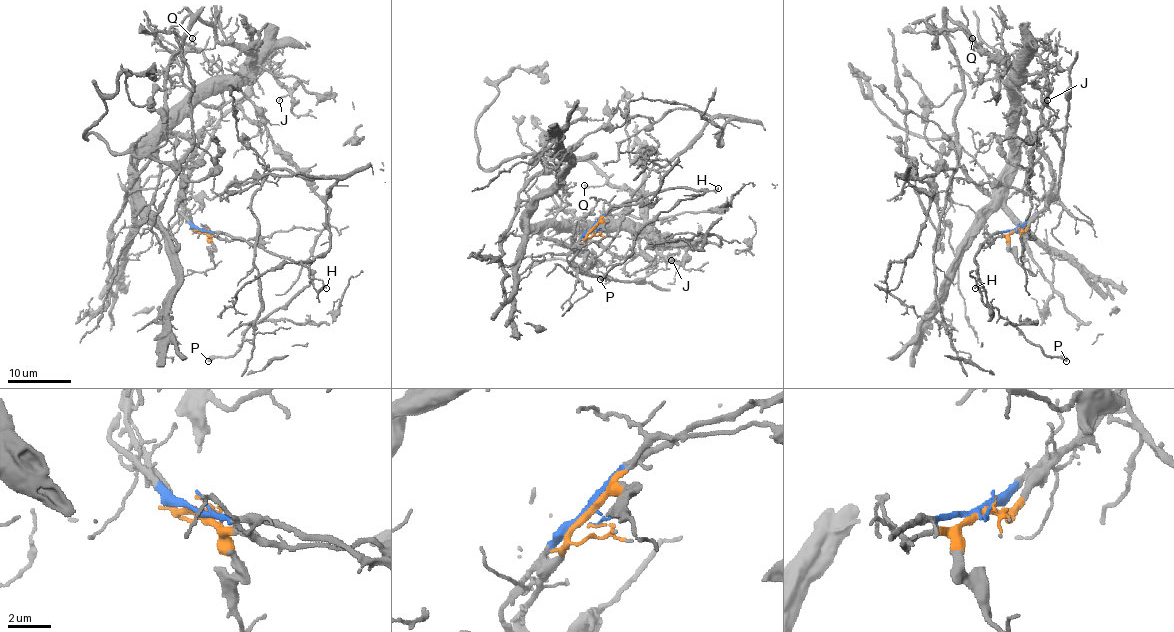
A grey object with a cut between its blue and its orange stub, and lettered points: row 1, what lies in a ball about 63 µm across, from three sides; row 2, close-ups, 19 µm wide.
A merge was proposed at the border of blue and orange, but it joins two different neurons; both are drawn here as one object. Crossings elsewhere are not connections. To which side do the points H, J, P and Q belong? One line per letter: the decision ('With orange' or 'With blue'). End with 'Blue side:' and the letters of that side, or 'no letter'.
H: With blue
J: With orange
P: With blue
Q: With orange
Blue side: H, P

